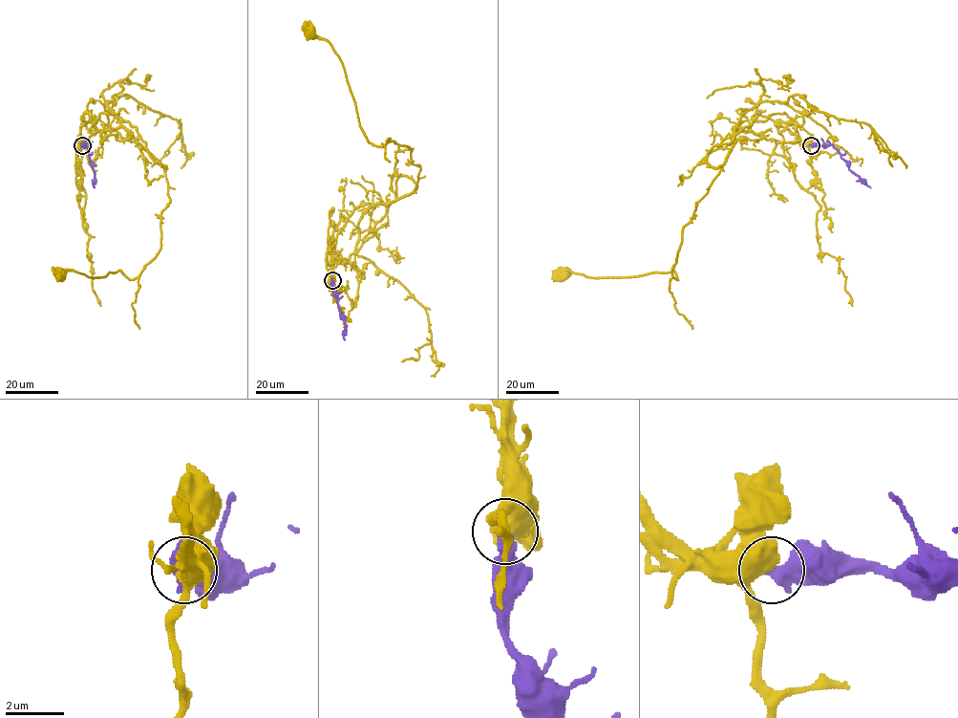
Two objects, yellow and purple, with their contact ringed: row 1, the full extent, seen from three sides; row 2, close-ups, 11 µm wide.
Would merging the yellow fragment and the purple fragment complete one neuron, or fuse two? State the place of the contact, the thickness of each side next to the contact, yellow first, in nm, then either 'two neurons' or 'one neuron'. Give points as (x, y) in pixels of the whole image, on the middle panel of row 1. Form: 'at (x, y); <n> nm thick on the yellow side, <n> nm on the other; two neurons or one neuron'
at (332, 280); 650 nm thick on the yellow side, 550 nm on the other; one neuron

